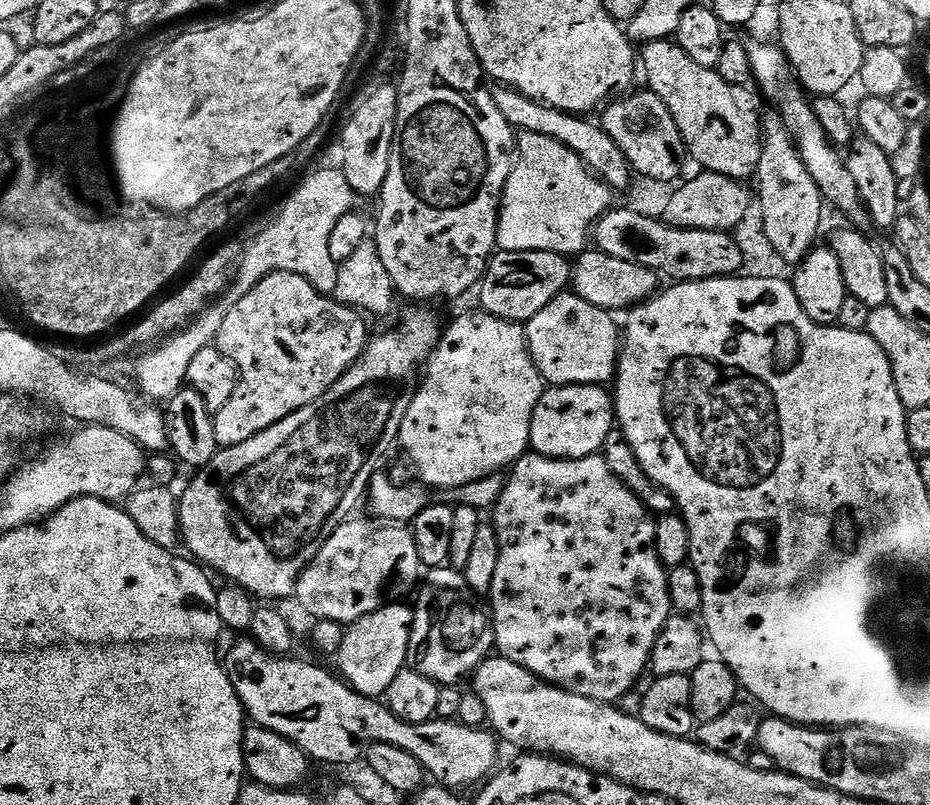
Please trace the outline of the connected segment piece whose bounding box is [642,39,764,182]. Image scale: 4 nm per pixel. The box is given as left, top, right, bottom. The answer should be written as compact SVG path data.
M671 39L652 40L643 45L642 68L643 71L644 68L648 71L647 87L654 94L658 94L658 98L666 102L670 114L674 114L674 122L678 122L678 130L688 148L689 157L693 161L697 160L703 171L722 174L731 180L751 181L760 169L760 159L764 150L761 101L757 93L751 87L734 86L726 82L726 78L718 75L715 68L698 66L698 62L694 62L694 58L690 58L690 54L686 54L686 50L682 50L679 44Z

